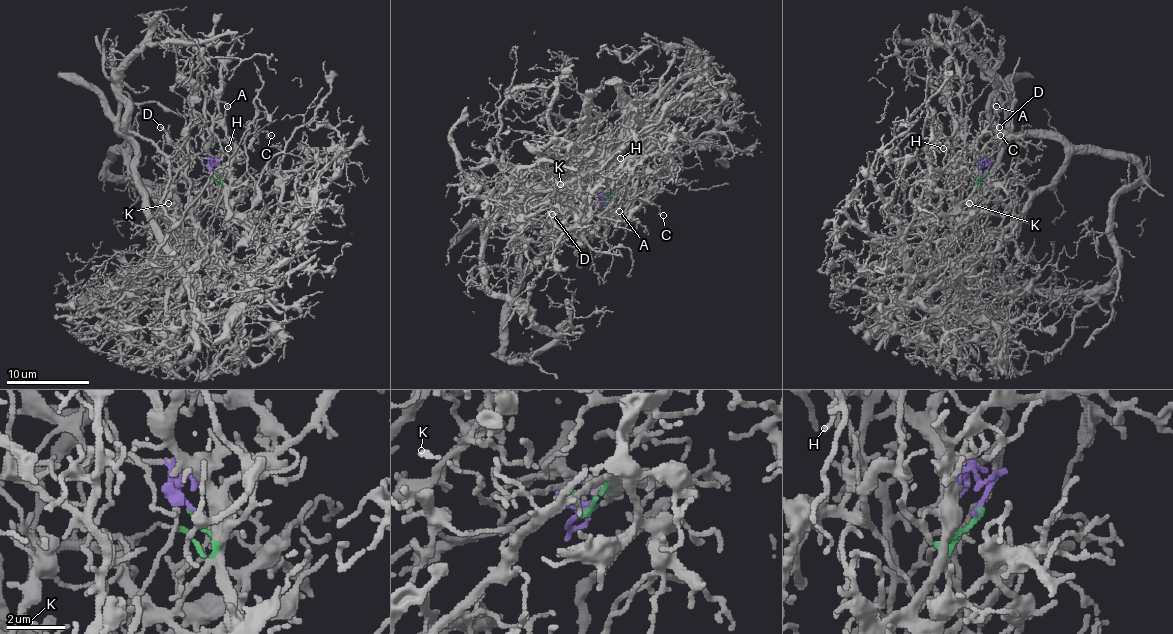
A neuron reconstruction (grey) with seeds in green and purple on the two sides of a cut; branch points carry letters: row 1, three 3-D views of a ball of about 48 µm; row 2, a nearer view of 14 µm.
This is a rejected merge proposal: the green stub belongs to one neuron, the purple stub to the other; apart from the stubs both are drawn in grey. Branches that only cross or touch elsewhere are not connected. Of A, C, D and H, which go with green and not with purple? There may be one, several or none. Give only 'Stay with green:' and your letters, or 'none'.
Stay with green: none

